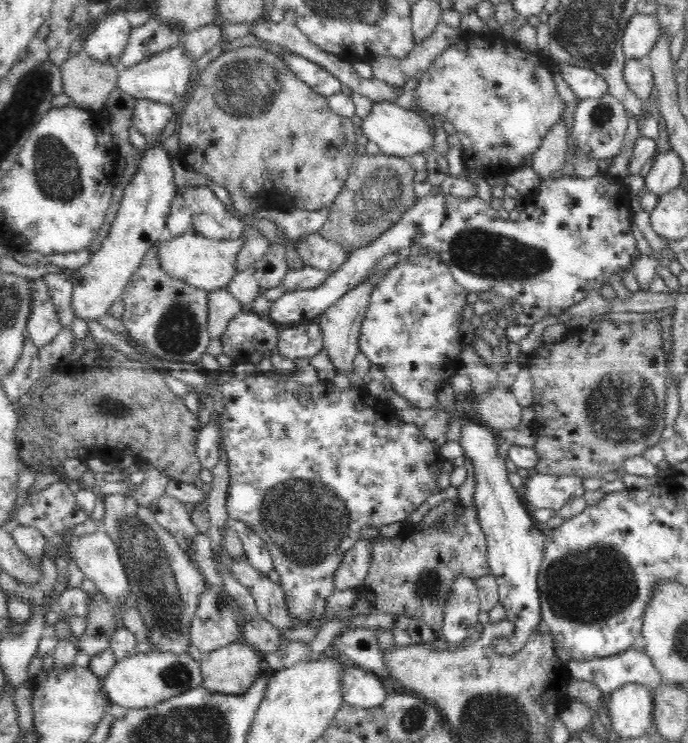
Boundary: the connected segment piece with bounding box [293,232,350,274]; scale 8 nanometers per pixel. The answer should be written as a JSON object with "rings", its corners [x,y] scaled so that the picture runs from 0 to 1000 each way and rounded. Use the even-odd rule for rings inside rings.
{"rings":[[[453,312],[439,323],[427,323],[427,335],[442,350],[442,358],[464,361],[467,365],[488,366],[501,354],[509,341],[494,330],[474,323],[464,312]]]}

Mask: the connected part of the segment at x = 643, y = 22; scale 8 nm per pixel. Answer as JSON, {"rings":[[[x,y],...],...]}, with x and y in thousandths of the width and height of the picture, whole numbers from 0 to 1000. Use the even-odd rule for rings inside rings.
{"rings":[[[924,16],[907,43],[904,65],[913,79],[927,81],[942,75],[942,70],[956,58],[959,48],[961,32],[955,20]]]}

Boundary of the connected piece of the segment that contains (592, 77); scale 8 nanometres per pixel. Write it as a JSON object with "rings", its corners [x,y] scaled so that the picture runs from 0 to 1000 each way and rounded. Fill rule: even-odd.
{"rings":[[[815,86],[814,100],[842,133],[875,132],[884,124],[881,106],[856,92]]]}

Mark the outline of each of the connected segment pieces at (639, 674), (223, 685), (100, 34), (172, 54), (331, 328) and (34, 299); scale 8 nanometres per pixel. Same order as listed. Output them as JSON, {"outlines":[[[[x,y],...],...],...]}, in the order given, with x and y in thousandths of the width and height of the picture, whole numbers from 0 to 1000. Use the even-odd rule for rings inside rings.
{"outlines":[[[[916,869],[913,875],[892,880],[892,883],[869,884],[855,888],[827,888],[823,892],[824,900],[831,911],[840,915],[855,915],[866,921],[874,931],[881,937],[892,931],[910,919],[927,919],[943,926],[945,930],[953,929],[962,921],[959,904],[953,902],[948,887],[938,879],[936,875],[927,876]]],[[[352,861],[295,879],[292,886],[294,925],[320,934],[355,934],[385,899],[381,882]]],[[[157,16],[151,23],[150,30],[122,51],[119,67],[145,83],[166,87],[188,57],[192,36],[183,16]]],[[[262,61],[218,74],[201,86],[176,92],[172,97],[169,118],[195,129],[251,144],[272,127],[273,108],[282,93],[282,81],[267,71]]],[[[549,365],[541,374],[526,378],[517,388],[499,396],[497,401],[483,408],[465,425],[456,428],[456,432],[468,443],[469,468],[477,472],[478,483],[483,486],[488,502],[500,502],[509,509],[513,507],[512,487],[517,476],[525,472],[522,458],[526,431],[529,431],[538,409],[538,396],[549,385],[552,374],[555,374],[555,365]]],[[[49,376],[45,388],[45,421],[39,431],[38,450],[45,463],[55,468],[67,466],[92,443],[81,413],[73,404],[70,384],[61,376]]]]}

